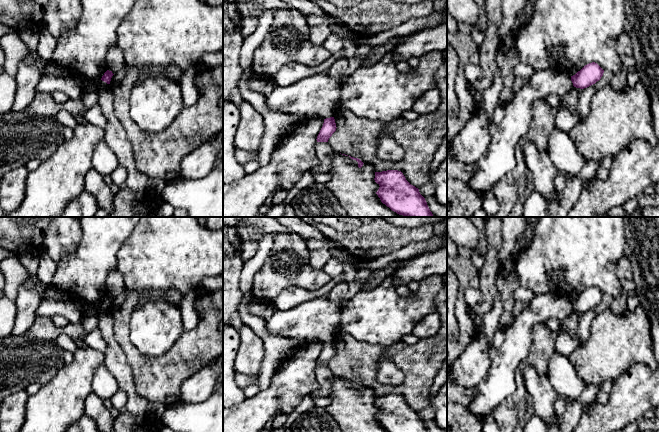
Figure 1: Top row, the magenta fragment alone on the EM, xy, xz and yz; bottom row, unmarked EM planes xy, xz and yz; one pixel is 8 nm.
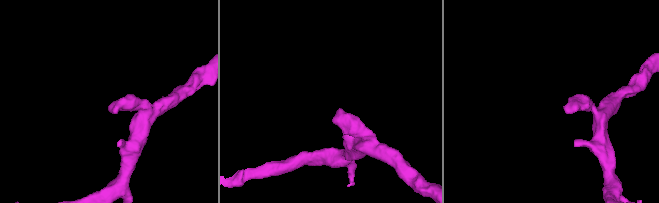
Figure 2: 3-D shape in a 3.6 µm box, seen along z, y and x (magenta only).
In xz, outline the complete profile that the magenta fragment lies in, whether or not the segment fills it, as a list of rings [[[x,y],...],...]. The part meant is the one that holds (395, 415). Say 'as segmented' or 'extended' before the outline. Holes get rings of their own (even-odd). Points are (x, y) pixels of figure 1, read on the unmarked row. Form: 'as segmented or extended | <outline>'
as segmented | [[[398,394],[375,396],[375,406],[380,410],[376,418],[381,426],[389,432],[429,432],[419,413],[411,409]]]

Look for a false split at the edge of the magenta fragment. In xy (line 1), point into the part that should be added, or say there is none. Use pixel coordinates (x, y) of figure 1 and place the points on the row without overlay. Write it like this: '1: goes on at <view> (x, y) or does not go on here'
1: does not go on here

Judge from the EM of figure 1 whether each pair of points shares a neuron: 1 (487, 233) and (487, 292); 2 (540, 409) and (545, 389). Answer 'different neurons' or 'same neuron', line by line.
1: same neuron
2: same neuron

